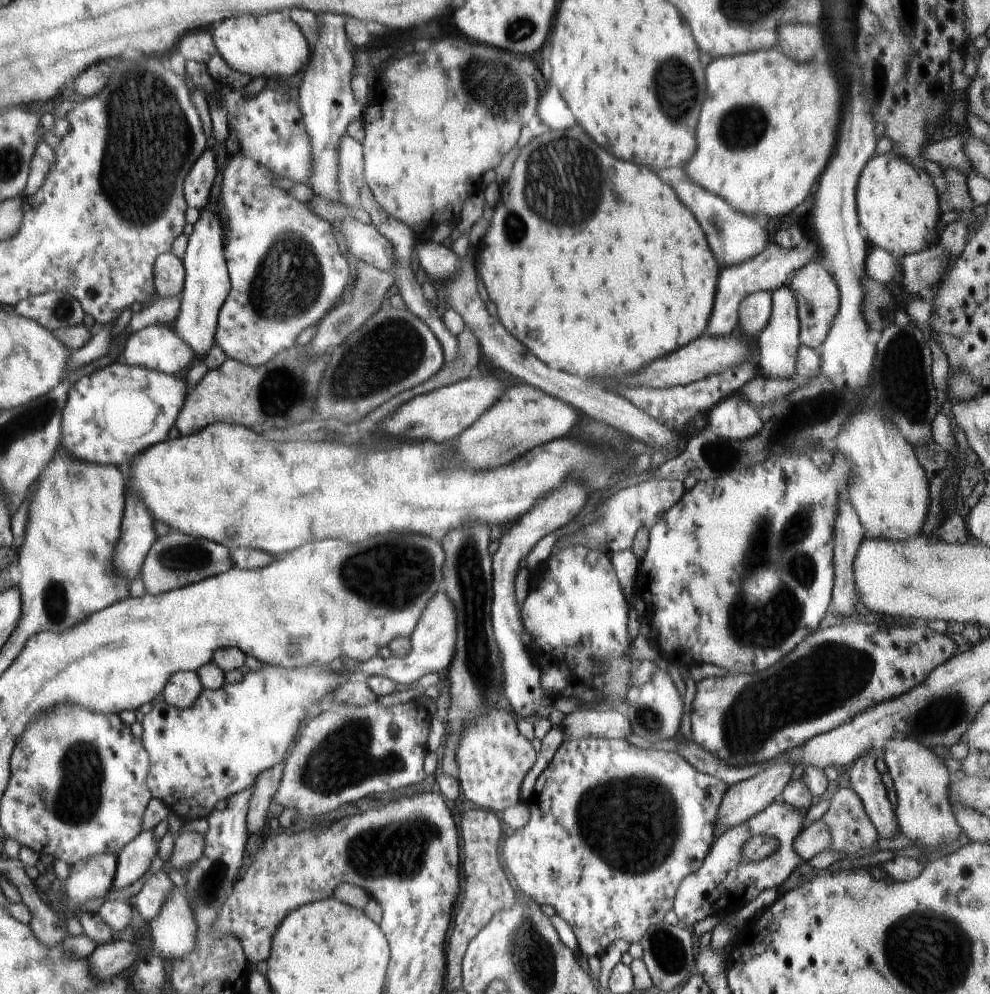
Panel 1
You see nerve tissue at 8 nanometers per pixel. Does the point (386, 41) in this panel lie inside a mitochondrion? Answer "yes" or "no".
no

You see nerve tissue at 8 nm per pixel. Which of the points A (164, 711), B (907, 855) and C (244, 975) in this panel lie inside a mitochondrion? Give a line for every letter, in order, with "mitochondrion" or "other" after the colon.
A: other
B: other
C: other

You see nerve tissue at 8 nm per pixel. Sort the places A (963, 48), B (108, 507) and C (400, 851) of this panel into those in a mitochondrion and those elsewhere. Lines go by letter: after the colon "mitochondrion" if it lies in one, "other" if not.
A: other
B: other
C: mitochondrion

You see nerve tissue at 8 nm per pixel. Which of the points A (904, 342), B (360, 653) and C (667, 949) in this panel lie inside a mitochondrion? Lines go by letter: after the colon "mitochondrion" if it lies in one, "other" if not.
A: mitochondrion
B: other
C: mitochondrion

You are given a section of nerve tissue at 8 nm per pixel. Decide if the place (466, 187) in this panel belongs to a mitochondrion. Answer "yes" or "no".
no

